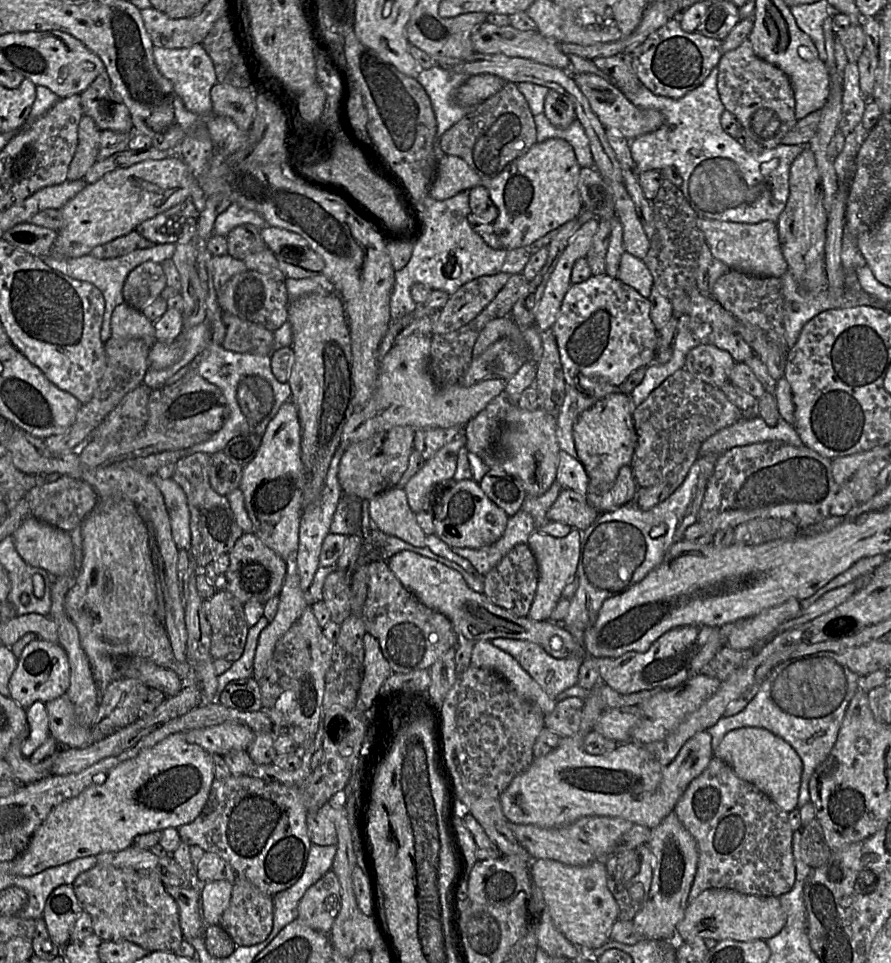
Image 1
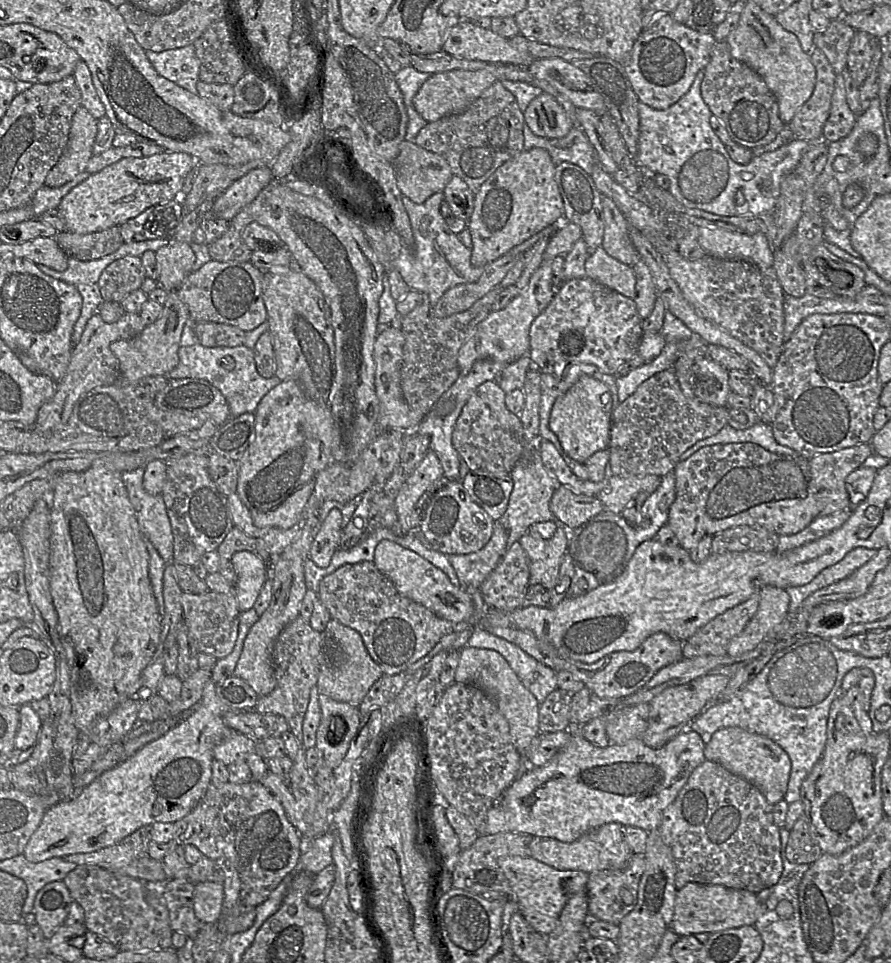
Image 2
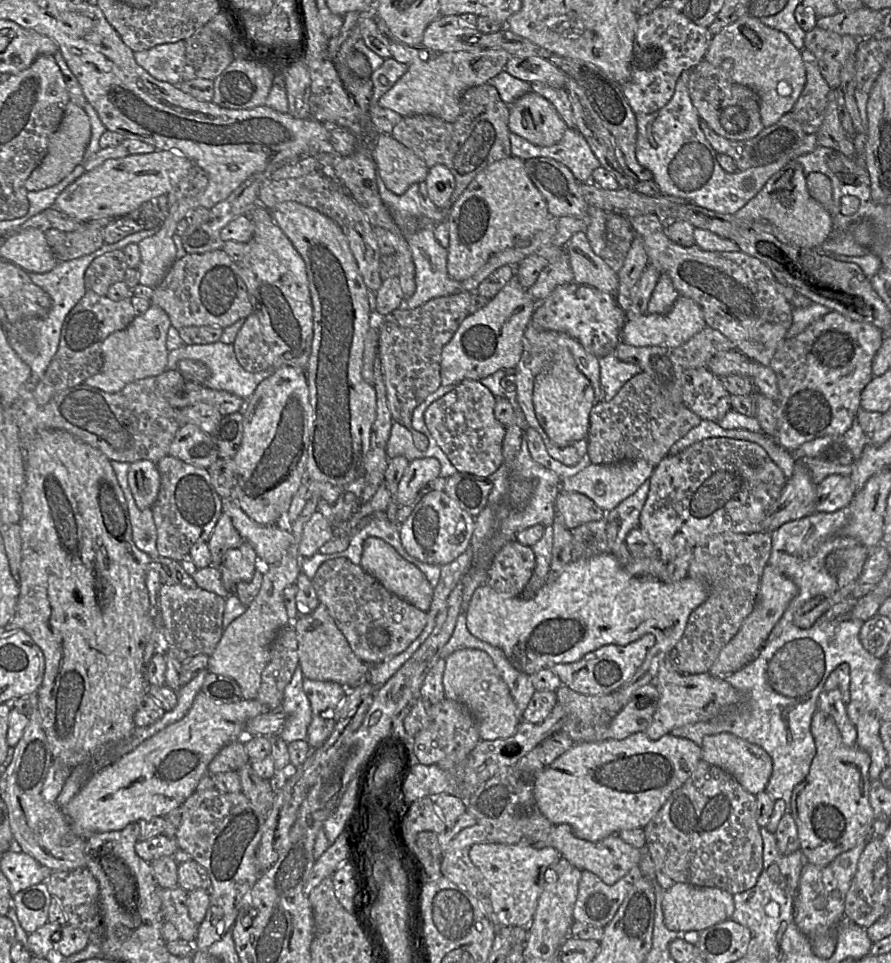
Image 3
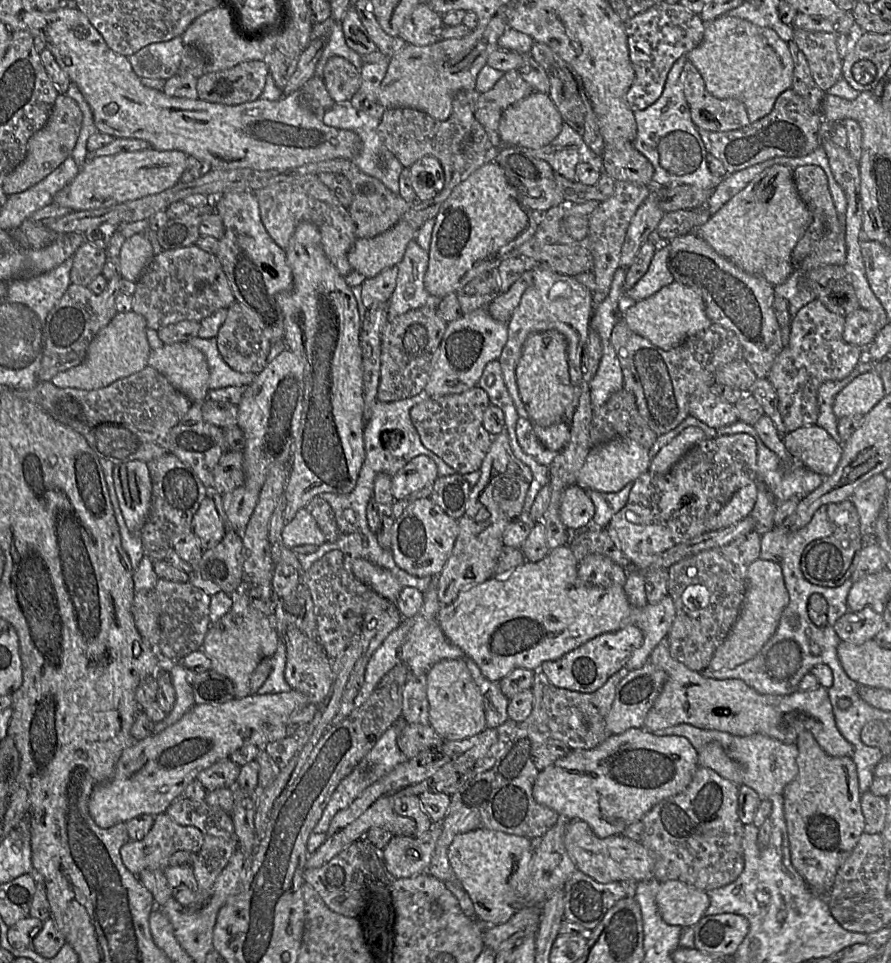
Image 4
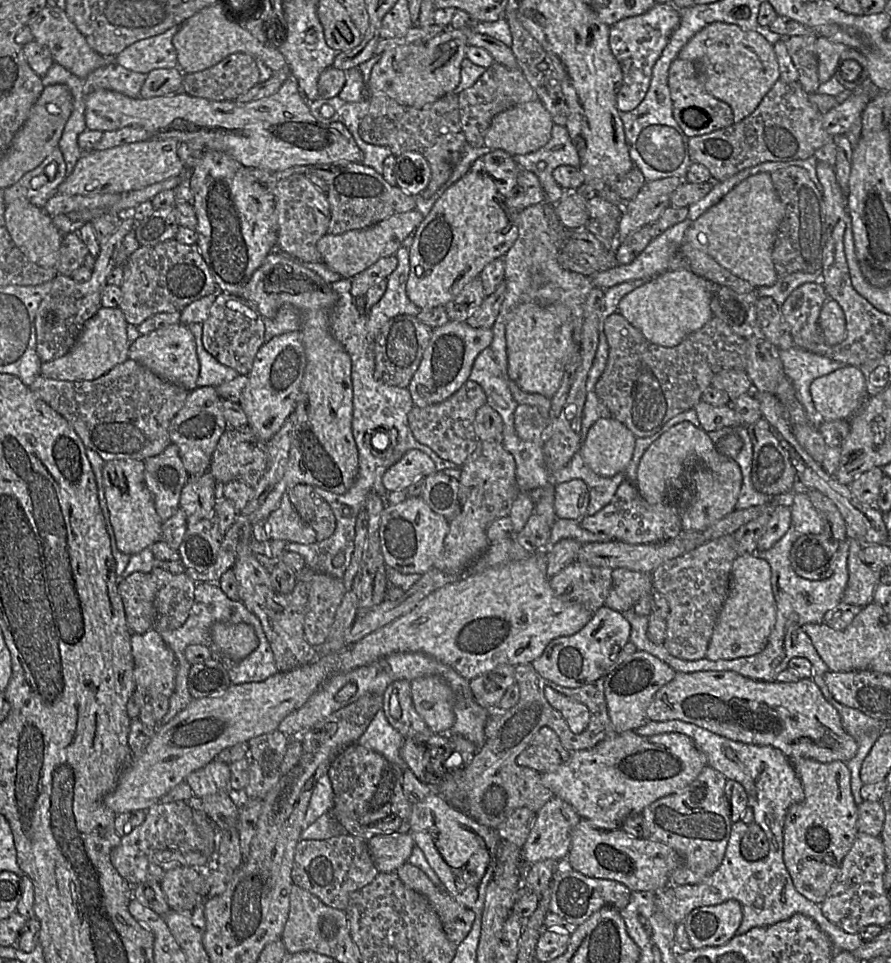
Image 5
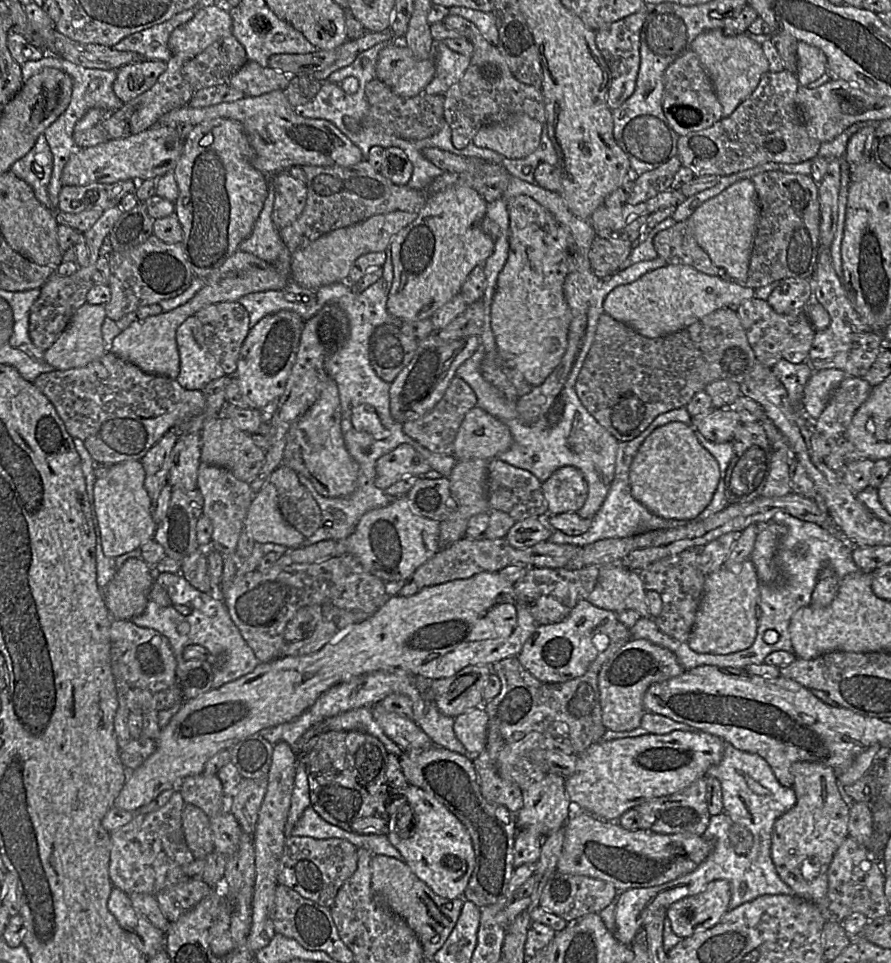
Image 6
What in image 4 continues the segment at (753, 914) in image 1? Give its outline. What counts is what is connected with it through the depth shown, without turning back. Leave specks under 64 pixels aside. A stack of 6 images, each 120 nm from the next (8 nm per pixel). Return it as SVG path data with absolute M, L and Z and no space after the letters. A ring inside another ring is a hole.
M668 880L660 883L656 904L664 922L684 928L693 927L706 914L710 900L707 891Z

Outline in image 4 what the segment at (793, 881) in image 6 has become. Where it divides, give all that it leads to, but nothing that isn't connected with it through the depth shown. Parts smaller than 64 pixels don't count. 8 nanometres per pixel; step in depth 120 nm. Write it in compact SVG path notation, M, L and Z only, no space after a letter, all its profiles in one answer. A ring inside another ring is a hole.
M803 730L795 742L798 747L798 775L783 792L784 816L790 845L791 863L809 889L817 895L828 894L839 868L849 857L864 833L865 818L861 809L861 791L857 767L851 757L832 757L818 744L812 733Z

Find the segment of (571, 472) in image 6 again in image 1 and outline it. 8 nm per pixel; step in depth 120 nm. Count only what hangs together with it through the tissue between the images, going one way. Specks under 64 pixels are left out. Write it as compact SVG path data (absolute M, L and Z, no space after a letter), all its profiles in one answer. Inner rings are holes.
M562 488L547 512L547 520L562 522L578 530L588 528L599 516L587 495Z

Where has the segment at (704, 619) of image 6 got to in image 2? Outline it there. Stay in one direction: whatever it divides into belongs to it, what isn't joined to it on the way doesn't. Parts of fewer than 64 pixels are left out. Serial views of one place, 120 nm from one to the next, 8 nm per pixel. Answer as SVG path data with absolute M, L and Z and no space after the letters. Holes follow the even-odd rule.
M762 585L756 613L745 628L730 640L726 654L735 657L756 648L774 627L785 620L789 603L790 597L785 589Z

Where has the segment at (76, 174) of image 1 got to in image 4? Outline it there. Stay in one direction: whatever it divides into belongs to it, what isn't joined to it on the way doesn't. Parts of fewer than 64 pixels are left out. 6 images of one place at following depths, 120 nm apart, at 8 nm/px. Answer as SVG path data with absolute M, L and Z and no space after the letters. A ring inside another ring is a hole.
M60 93L54 103L48 121L28 140L25 159L6 176L3 191L7 195L23 192L44 180L71 156L77 143L83 114L78 104L68 95Z

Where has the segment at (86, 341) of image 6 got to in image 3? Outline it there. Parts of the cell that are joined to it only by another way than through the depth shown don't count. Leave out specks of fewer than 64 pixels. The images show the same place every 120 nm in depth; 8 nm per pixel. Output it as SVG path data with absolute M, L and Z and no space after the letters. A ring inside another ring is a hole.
M151 306L144 314L135 316L125 329L112 333L103 341L102 368L84 384L107 393L116 393L131 382L160 375L168 369L166 341L171 327L167 313L157 306Z

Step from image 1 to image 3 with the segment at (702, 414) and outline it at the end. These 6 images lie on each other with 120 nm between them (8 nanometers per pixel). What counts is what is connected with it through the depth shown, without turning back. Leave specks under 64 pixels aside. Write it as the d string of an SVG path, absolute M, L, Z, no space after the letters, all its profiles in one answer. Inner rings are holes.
M639 373L613 399L598 402L591 409L585 459L594 464L643 459L657 466L669 454L671 446L701 421L685 404L675 405L667 400L648 374Z

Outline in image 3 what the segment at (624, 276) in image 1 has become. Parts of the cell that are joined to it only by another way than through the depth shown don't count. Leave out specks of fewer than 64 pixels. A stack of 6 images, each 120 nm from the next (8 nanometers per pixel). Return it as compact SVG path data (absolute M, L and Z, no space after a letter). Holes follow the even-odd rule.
M586 232L575 233L565 245L574 282L616 294L619 287L618 272L591 248Z

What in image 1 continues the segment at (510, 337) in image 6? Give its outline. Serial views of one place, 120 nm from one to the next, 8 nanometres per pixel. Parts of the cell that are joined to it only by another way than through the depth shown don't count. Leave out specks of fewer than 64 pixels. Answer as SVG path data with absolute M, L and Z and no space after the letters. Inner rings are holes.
M620 392L610 393L598 399L583 411L573 426L573 438L578 460L589 476L589 491L604 492L616 480L624 466L630 466L637 443L633 425L633 410L636 407L630 397Z

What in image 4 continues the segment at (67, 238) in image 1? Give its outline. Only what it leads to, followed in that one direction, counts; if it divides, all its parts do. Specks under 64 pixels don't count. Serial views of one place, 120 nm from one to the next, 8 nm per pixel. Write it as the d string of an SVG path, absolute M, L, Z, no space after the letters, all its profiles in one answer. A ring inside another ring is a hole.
M150 147L145 150L120 152L87 160L80 166L75 178L55 194L53 202L72 211L83 211L160 193L180 181L186 167L187 156L179 150L163 151Z

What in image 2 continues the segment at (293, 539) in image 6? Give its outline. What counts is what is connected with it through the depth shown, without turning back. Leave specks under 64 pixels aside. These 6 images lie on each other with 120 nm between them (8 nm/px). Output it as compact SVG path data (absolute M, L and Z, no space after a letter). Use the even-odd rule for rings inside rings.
M334 509L320 522L311 544L308 558L319 567L327 567L341 541L341 512Z

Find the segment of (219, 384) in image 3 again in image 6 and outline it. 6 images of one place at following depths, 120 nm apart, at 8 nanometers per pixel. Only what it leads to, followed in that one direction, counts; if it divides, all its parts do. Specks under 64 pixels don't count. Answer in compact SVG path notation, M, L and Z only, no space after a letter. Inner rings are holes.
M195 318L186 319L176 330L176 344L179 354L180 370L175 381L186 390L202 390L210 382L226 375L215 359L203 350L193 337Z

